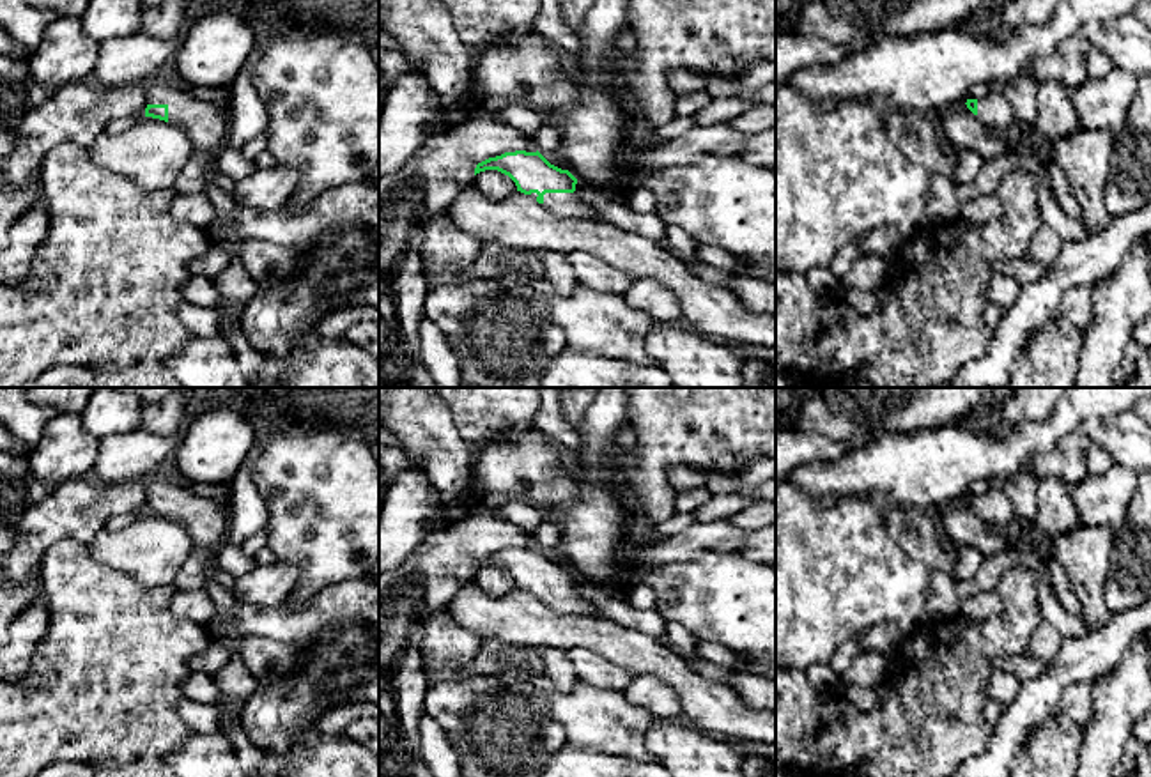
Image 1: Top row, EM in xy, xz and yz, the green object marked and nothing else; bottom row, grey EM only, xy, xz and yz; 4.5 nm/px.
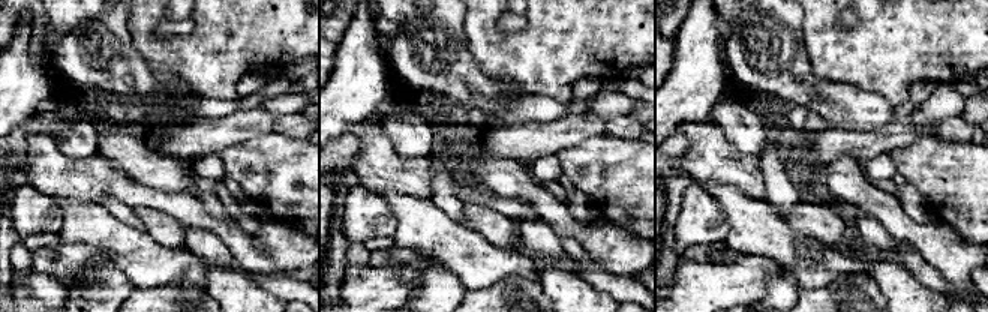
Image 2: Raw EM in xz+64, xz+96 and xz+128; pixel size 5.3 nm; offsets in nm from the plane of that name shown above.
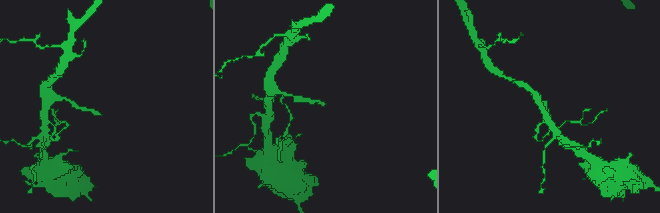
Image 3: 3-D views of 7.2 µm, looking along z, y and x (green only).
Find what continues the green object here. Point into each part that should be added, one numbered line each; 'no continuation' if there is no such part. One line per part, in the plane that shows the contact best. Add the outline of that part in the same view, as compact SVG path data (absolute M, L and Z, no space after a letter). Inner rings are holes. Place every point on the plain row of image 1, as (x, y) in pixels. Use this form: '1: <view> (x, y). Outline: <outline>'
1: xz (567, 602). Outline: M545 589L542 600L551 611L561 616L600 618L599 609L576 589Z

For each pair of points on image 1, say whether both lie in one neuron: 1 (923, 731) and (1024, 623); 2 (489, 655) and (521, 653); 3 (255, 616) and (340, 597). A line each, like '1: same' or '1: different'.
1: same
2: same
3: same

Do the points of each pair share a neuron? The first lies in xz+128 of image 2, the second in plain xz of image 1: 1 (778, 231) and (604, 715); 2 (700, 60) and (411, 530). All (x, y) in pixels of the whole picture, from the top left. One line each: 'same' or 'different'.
1: same
2: same

